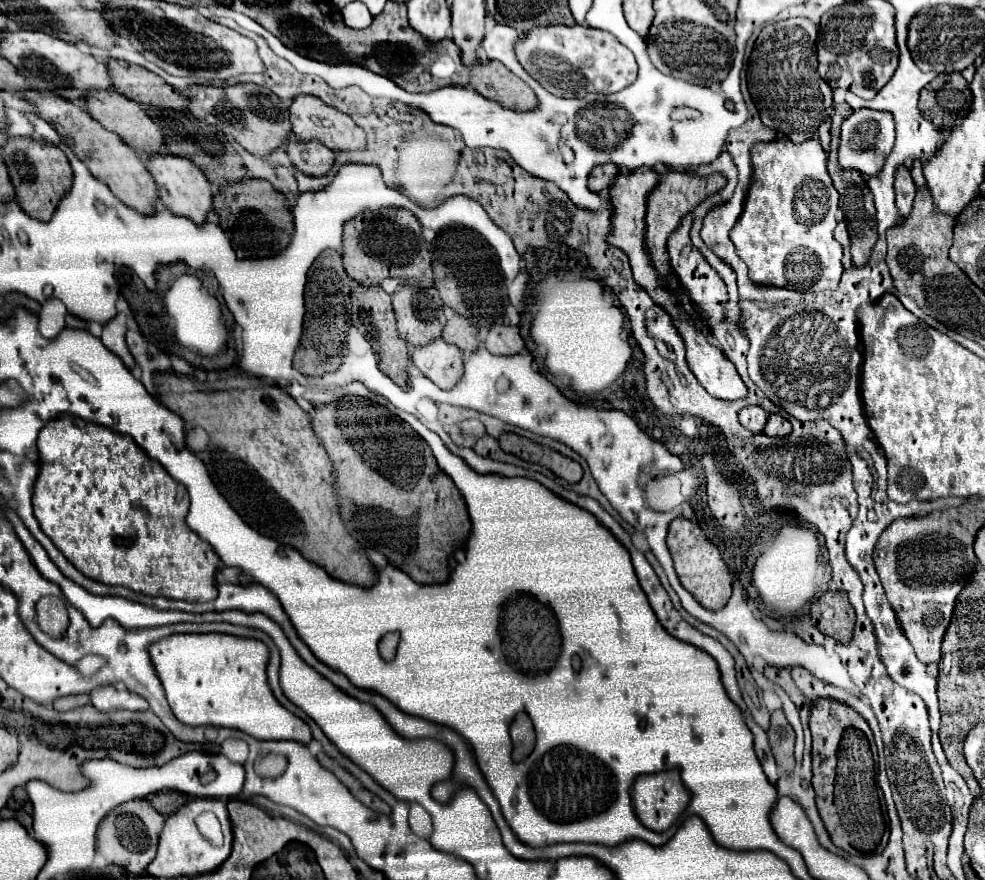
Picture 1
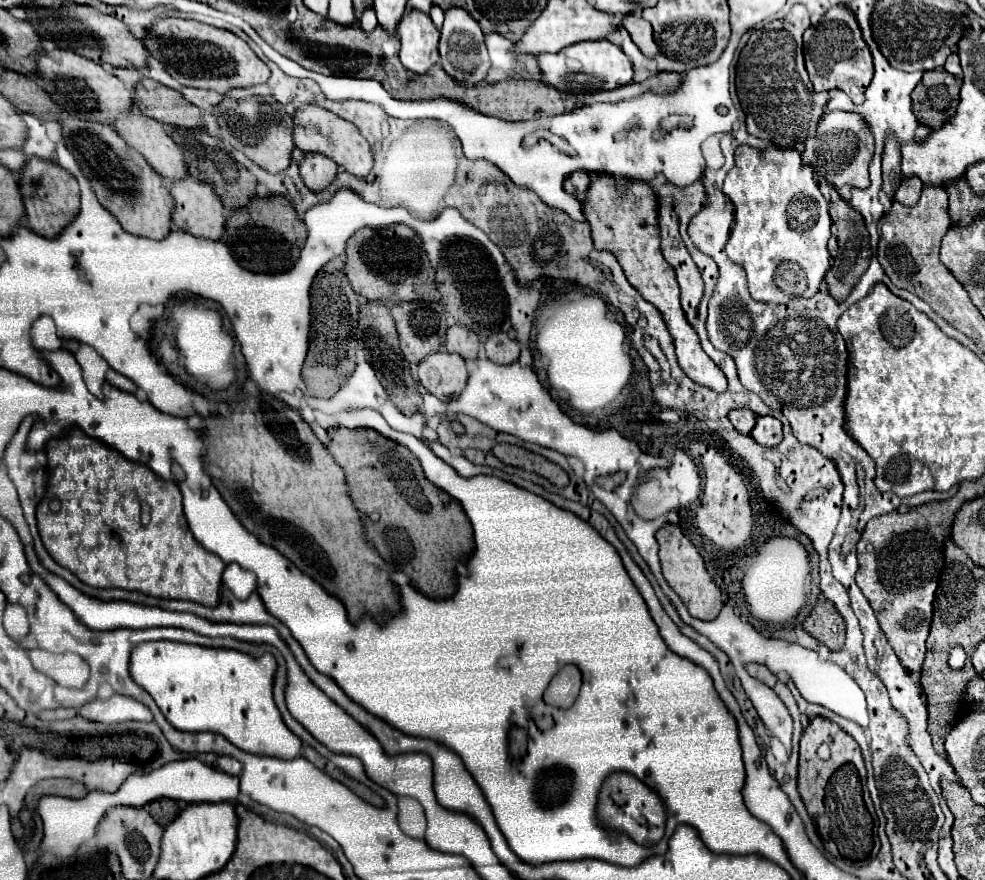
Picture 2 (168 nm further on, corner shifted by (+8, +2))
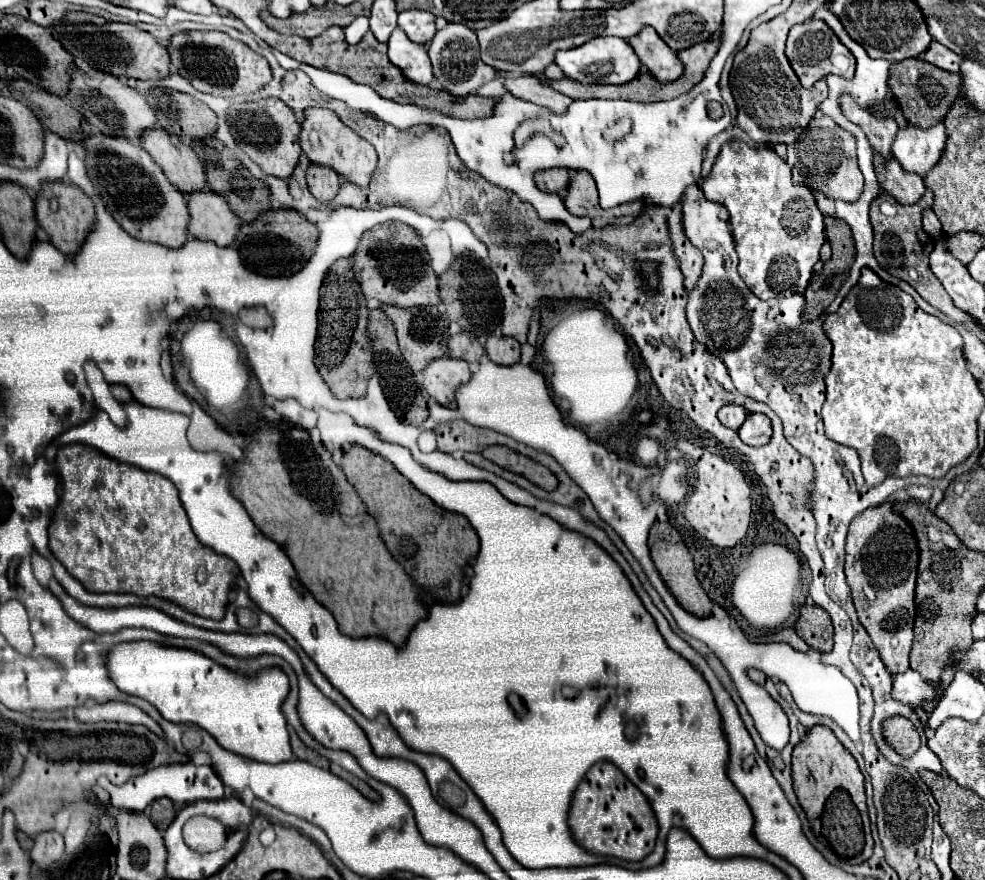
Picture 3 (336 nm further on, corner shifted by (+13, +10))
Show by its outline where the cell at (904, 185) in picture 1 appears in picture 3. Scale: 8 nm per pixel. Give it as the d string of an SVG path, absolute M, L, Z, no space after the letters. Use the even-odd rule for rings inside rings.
M841 96L841 108L843 108L843 114L851 122L859 124L865 130L865 134L867 134L871 146L875 148L875 152L881 154L883 160L889 160L891 158L891 144L895 140L895 132L899 130L897 122L891 116L871 114L869 110L857 106L853 102L853 98L849 98L849 96Z

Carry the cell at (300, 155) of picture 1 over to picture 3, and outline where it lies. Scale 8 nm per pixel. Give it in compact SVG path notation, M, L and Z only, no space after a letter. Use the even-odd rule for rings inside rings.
M311 162L307 168L307 184L319 202L329 202L339 190L339 176L335 170Z

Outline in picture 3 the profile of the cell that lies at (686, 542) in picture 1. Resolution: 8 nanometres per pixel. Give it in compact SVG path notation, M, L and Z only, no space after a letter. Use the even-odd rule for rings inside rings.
M655 522L651 526L651 532L649 532L649 548L651 548L651 558L655 562L655 568L659 570L661 578L665 580L667 588L671 590L671 594L677 598L677 602L687 610L691 612L693 616L697 618L705 618L705 616L711 616L711 598L707 596L707 592L701 588L701 582L695 574L695 564L693 564L693 558L689 554L689 548L685 546L681 534L671 526L671 524L663 524L663 522Z

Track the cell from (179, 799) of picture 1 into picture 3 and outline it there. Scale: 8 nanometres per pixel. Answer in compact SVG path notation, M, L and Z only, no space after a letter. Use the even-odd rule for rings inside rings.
M159 798L159 800L155 800L155 802L151 804L149 816L151 816L151 820L155 822L155 826L157 826L159 830L165 830L165 828L173 822L173 818L175 818L175 806L173 806L173 802L167 800L167 798Z

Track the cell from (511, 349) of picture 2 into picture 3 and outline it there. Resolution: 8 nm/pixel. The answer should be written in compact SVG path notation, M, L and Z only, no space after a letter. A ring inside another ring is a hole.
M489 336L487 344L485 344L487 356L501 366L511 366L515 362L519 362L519 350L521 344L515 338L507 338L507 336Z

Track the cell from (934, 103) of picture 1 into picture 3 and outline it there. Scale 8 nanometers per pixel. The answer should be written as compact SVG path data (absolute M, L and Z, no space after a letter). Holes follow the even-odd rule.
M907 58L903 62L893 62L891 66L891 90L899 102L901 112L909 120L909 124L919 128L929 128L945 118L951 104L959 96L961 76L935 68L919 58Z

